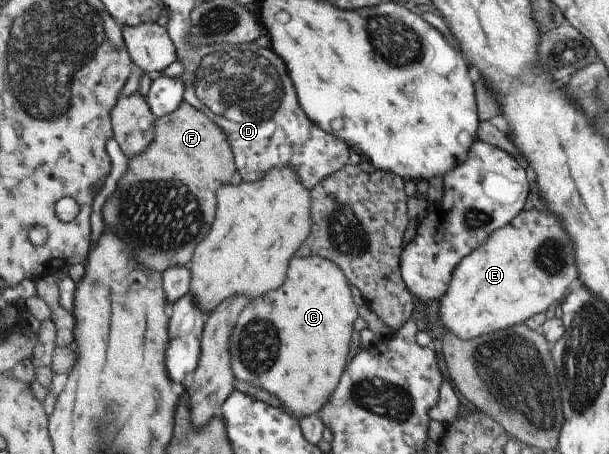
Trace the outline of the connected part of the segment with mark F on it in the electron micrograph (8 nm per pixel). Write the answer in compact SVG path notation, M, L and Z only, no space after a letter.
M183 101L174 112L155 119L154 140L148 145L148 150L144 154L139 154L134 160L129 159L128 172L118 184L120 192L114 192L110 196L110 200L102 210L104 214L102 218L130 246L138 262L142 262L152 270L162 272L170 266L191 262L194 250L212 228L217 206L217 190L224 184L235 185L240 181L241 176L236 168L232 147L226 133L204 112Z

